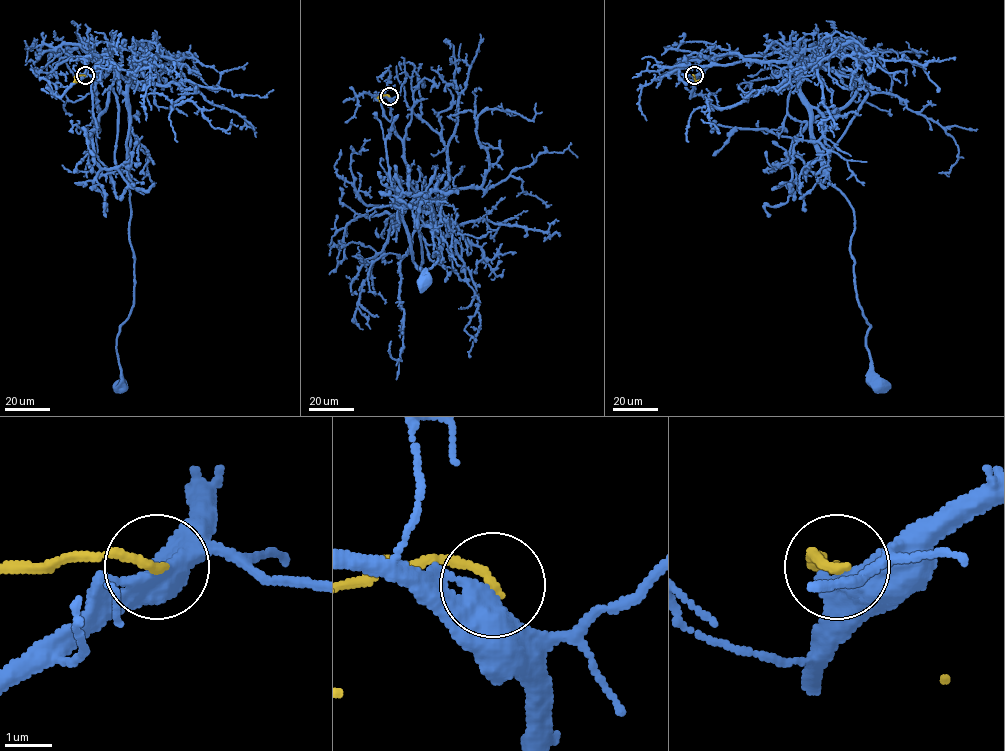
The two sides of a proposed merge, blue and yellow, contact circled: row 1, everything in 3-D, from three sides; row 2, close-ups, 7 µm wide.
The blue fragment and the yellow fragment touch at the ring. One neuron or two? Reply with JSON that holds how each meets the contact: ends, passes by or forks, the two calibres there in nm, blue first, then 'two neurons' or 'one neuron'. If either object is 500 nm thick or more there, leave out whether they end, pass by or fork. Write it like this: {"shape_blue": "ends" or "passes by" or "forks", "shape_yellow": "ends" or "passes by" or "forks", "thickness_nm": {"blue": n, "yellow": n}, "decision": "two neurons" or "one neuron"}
{"thickness_nm": {"blue": 600, "yellow": 200}, "decision": "two neurons"}

